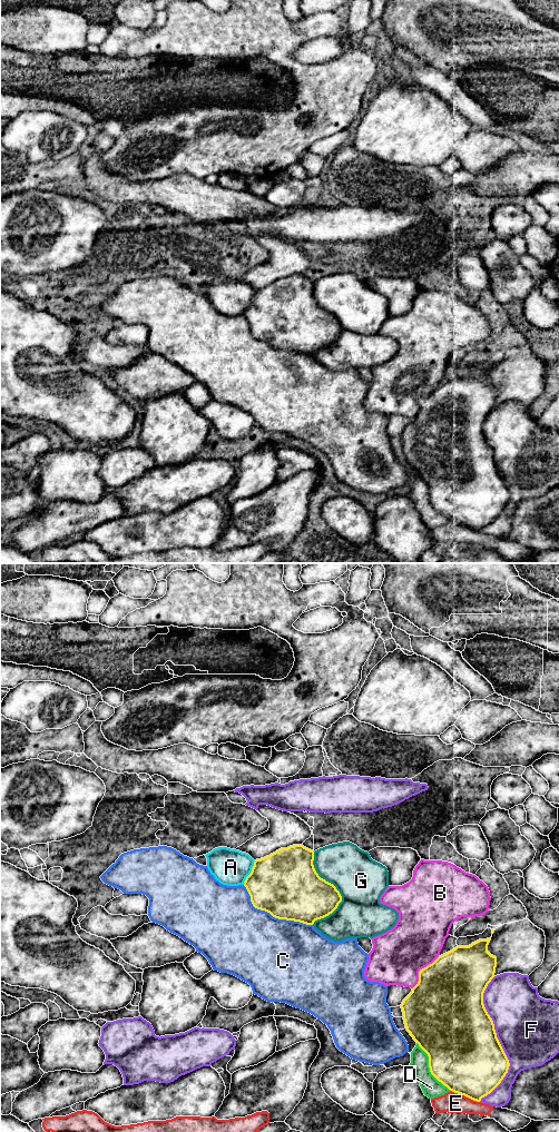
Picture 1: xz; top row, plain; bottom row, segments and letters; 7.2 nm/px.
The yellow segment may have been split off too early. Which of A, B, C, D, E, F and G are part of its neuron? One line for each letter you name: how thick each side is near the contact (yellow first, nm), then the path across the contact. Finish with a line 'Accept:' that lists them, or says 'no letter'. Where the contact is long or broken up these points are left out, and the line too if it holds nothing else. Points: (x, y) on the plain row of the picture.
A: Thickness 460 nm (yellow) against 260 nm
Accept: A

